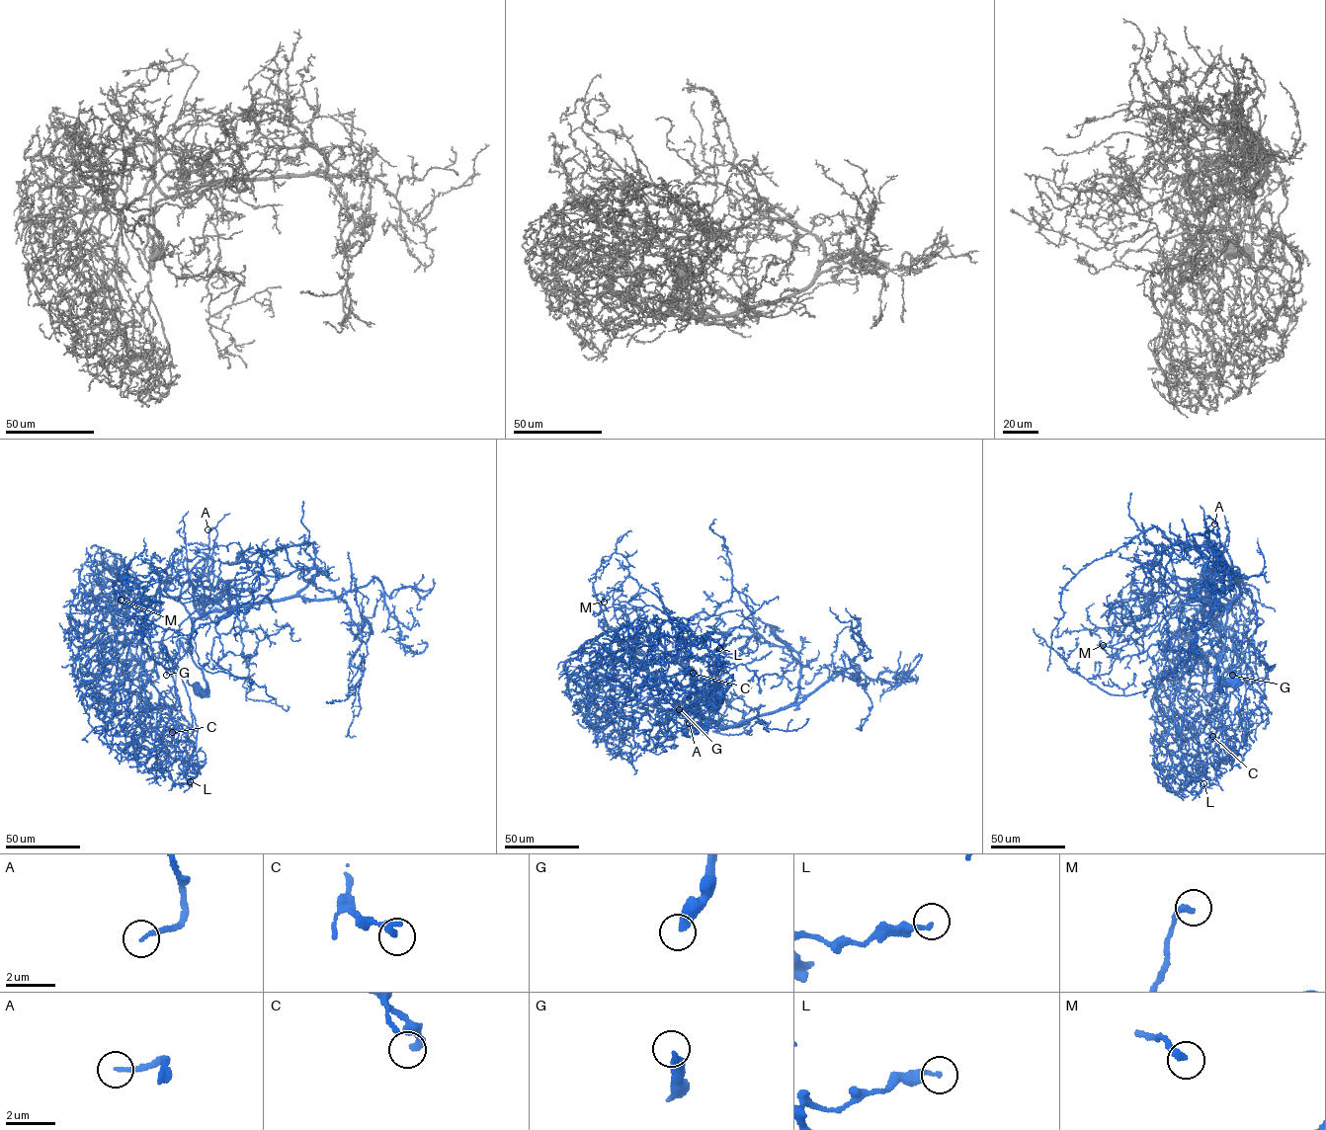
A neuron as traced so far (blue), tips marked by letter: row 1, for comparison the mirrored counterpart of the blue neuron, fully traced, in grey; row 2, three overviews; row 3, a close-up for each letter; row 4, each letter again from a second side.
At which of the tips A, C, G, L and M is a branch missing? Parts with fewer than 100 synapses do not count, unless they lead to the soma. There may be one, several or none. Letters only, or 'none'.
A, G

